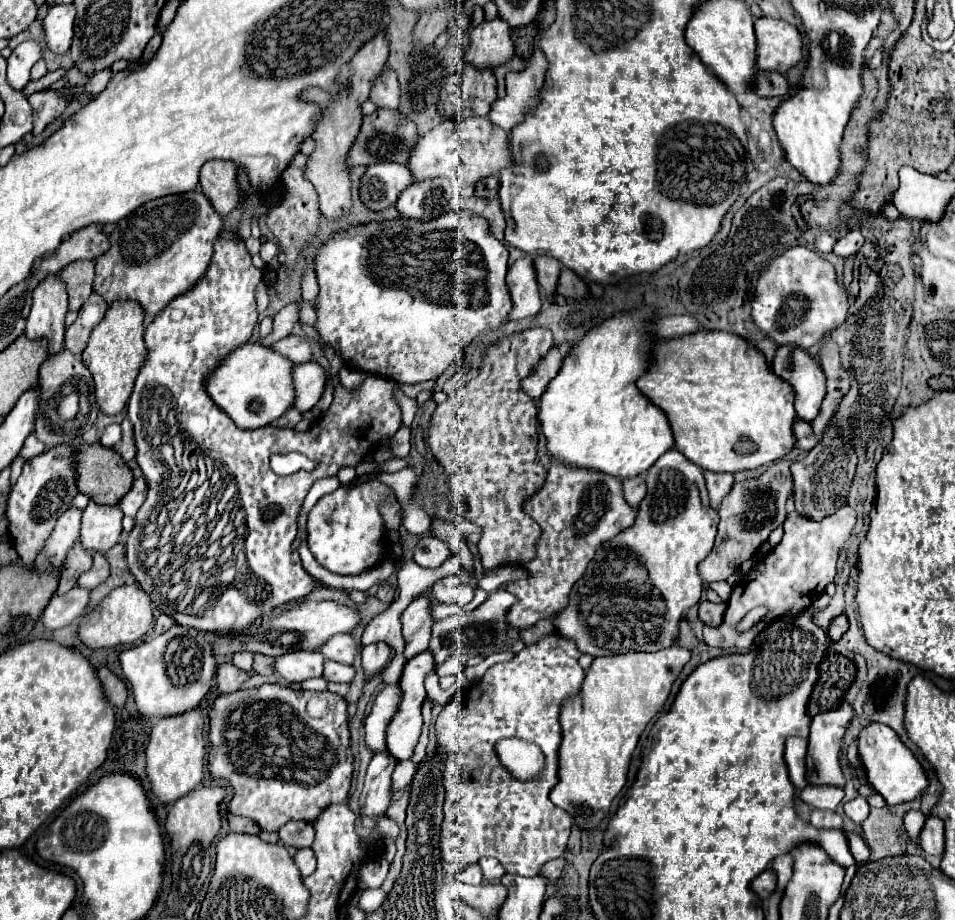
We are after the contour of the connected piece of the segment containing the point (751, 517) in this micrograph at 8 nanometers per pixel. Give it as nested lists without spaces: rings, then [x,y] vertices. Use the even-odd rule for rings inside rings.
[[[779,460],[769,466],[769,470],[757,478],[757,480],[745,480],[733,486],[731,494],[721,502],[719,508],[719,534],[715,538],[715,546],[711,554],[699,562],[699,574],[705,584],[713,584],[719,580],[727,580],[731,574],[737,572],[737,568],[755,552],[761,548],[761,544],[769,538],[771,530],[777,528],[787,512],[785,512],[785,502],[791,496],[793,482],[791,482],[791,472],[789,472],[789,460]]]

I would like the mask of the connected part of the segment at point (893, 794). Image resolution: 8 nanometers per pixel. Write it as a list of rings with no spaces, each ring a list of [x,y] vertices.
[[[873,722],[867,728],[863,728],[863,732],[859,734],[859,756],[867,772],[867,782],[885,798],[889,806],[913,802],[929,786],[925,770],[917,762],[913,752],[901,742],[897,732],[885,724]]]

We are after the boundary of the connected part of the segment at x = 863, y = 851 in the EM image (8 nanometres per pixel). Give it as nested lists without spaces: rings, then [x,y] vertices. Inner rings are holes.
[[[847,834],[847,840],[849,840],[849,848],[851,848],[851,854],[855,856],[857,864],[869,862],[871,848],[867,848],[867,842],[863,840],[863,836],[859,836],[859,834]]]

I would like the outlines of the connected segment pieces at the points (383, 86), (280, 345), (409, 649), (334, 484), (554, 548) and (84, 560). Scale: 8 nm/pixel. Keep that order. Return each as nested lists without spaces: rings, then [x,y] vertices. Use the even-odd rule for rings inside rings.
[[[385,68],[385,72],[373,84],[373,90],[371,90],[371,98],[369,100],[377,108],[397,110],[399,108],[399,98],[401,98],[401,92],[399,92],[397,76],[395,76],[395,72],[391,68]]]
[[[293,334],[281,338],[271,348],[275,352],[279,352],[281,356],[289,358],[293,364],[305,364],[305,362],[311,362],[313,360],[313,352],[311,352],[307,340],[303,340],[299,336],[293,336]]]
[[[419,596],[419,598],[415,598],[415,600],[403,610],[403,614],[401,614],[401,624],[403,624],[403,638],[405,638],[405,652],[403,652],[403,656],[405,656],[405,660],[409,660],[409,658],[413,658],[415,654],[419,654],[421,650],[427,648],[427,642],[429,642],[429,636],[431,636],[429,624],[433,624],[433,618],[431,618],[431,600],[429,600],[429,596]]]
[[[331,476],[331,478],[323,478],[323,480],[317,480],[317,482],[313,484],[311,492],[307,494],[307,498],[305,498],[305,502],[303,502],[303,510],[301,510],[301,514],[299,514],[299,526],[301,526],[301,528],[305,526],[307,512],[315,506],[315,502],[317,502],[321,496],[325,496],[325,494],[329,494],[331,490],[337,490],[337,488],[339,488],[339,480],[337,480],[335,476]]]
[[[557,460],[549,466],[545,484],[525,500],[523,510],[543,528],[543,536],[535,560],[525,564],[529,580],[507,584],[507,590],[519,600],[507,612],[507,622],[513,628],[531,626],[541,618],[555,618],[555,612],[567,606],[567,596],[593,560],[595,550],[615,534],[631,528],[637,516],[637,508],[623,500],[623,480],[587,468],[571,468]]]
[[[75,544],[71,548],[71,552],[67,554],[67,562],[65,564],[67,566],[63,570],[57,594],[65,594],[65,592],[69,592],[71,588],[77,586],[77,578],[91,568],[91,554],[87,550],[83,550],[81,544]]]

